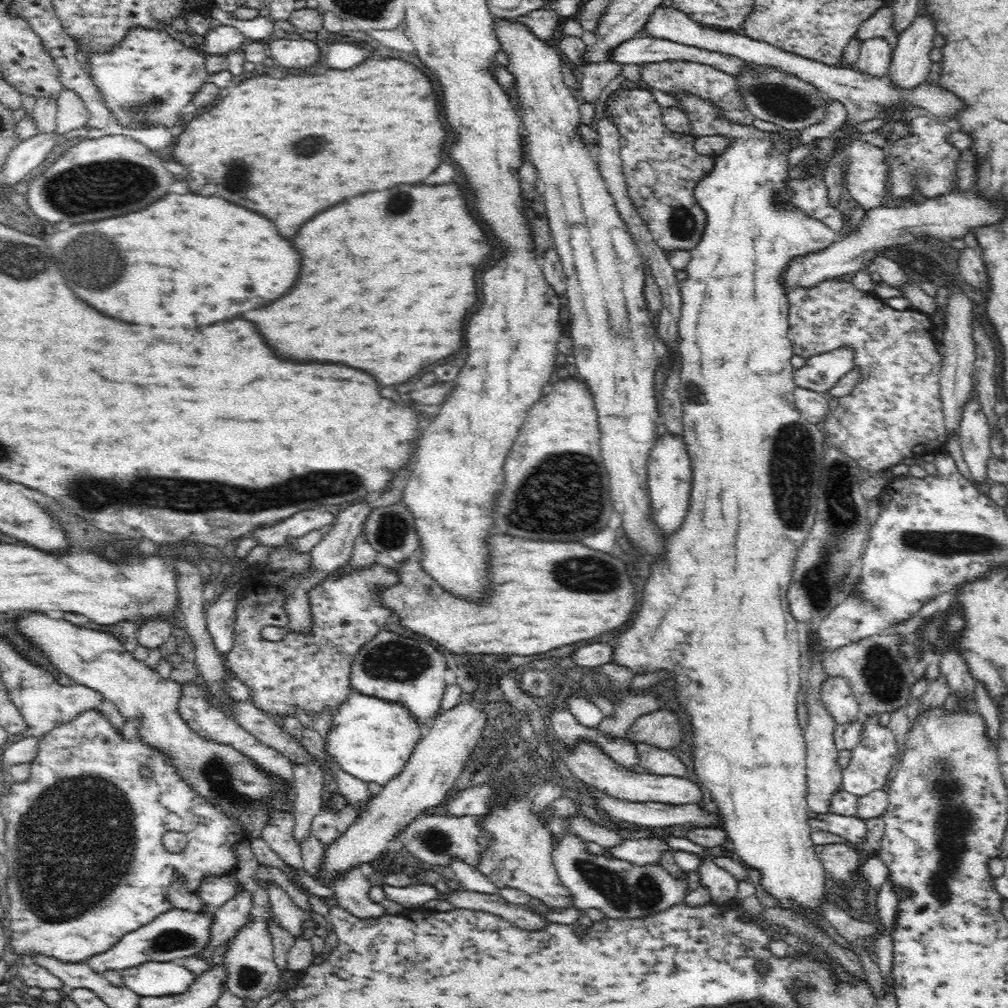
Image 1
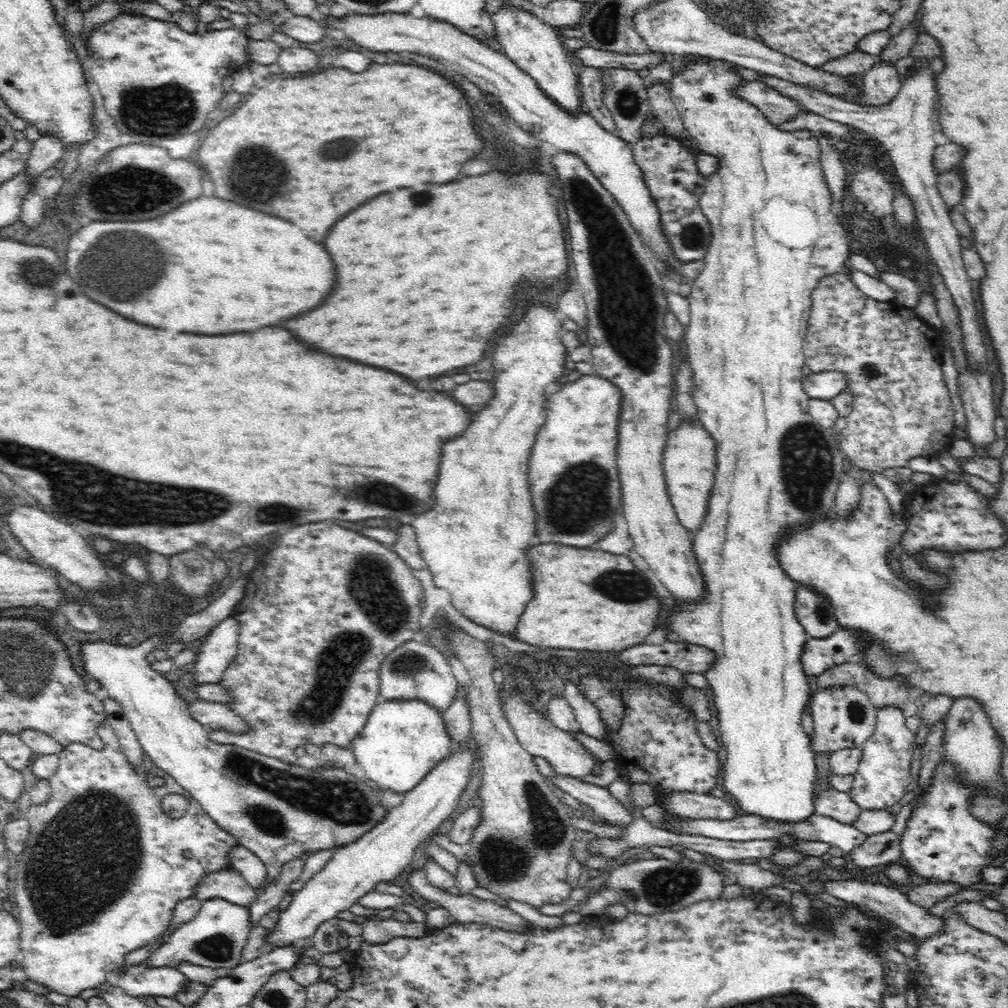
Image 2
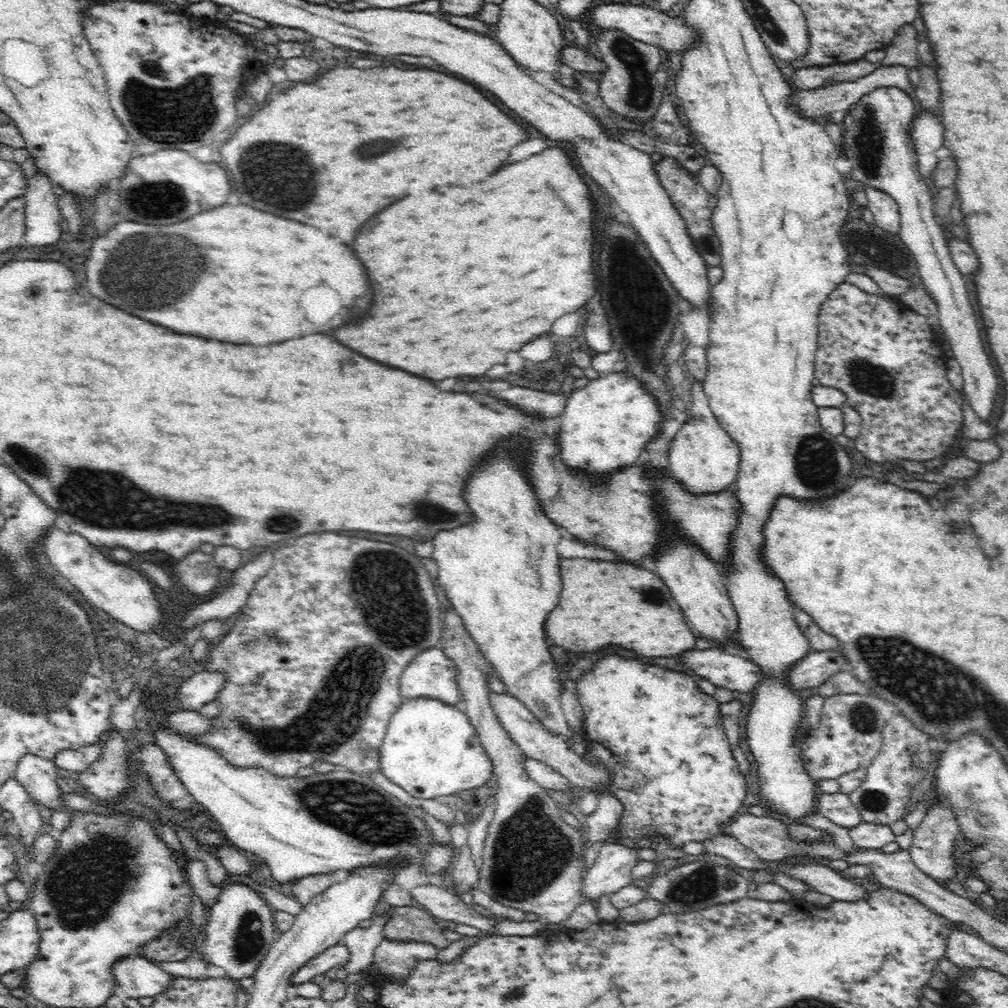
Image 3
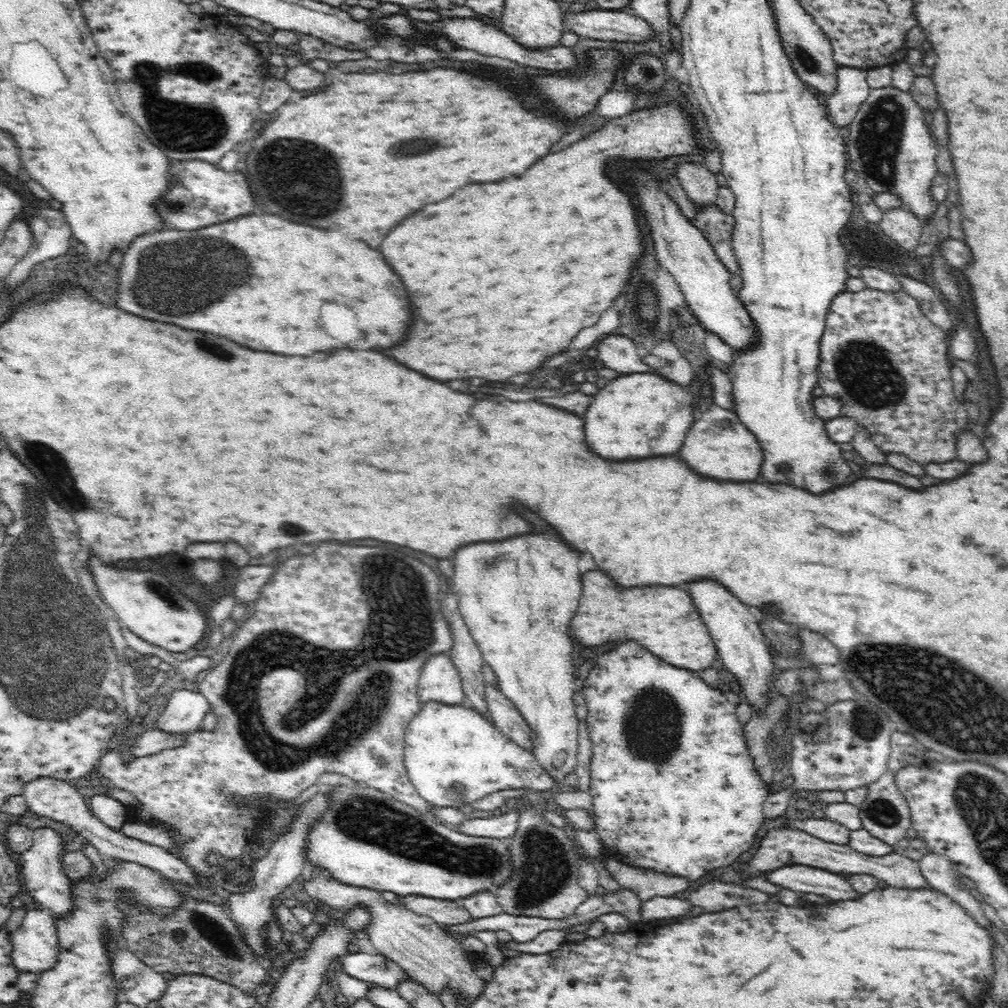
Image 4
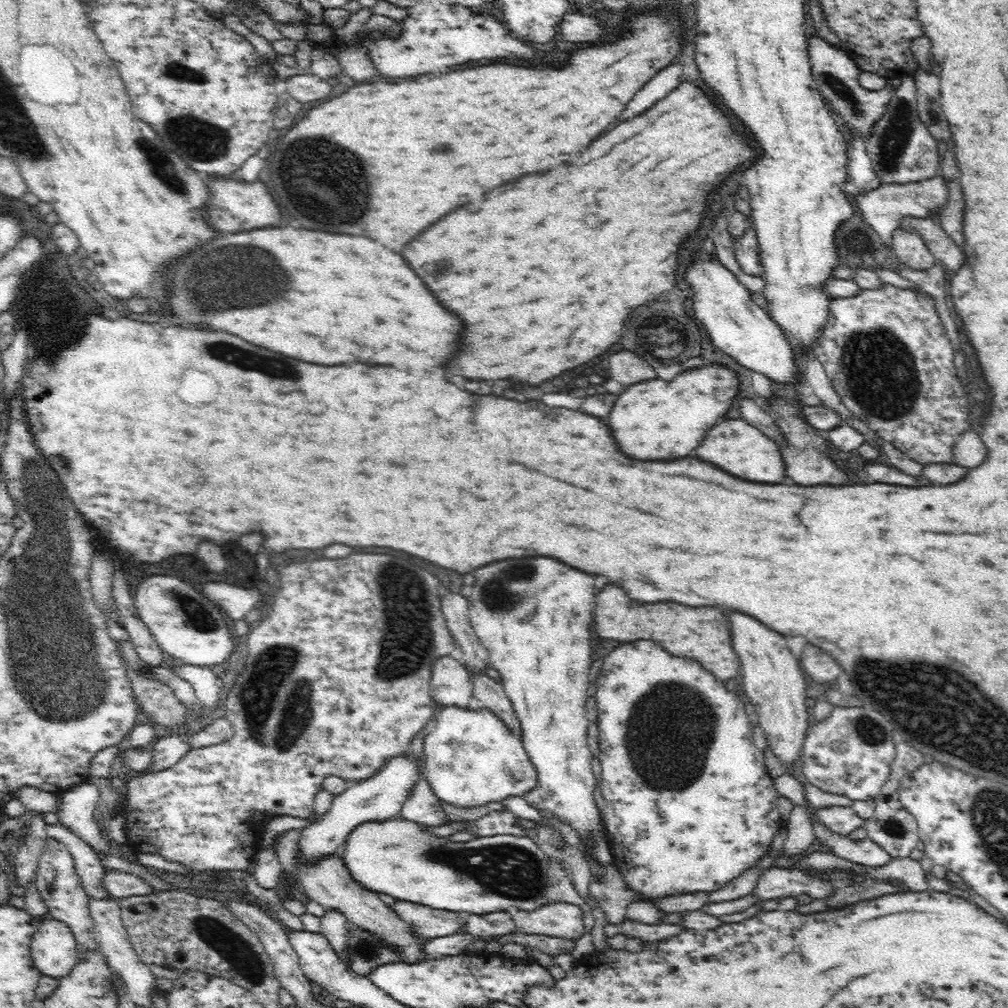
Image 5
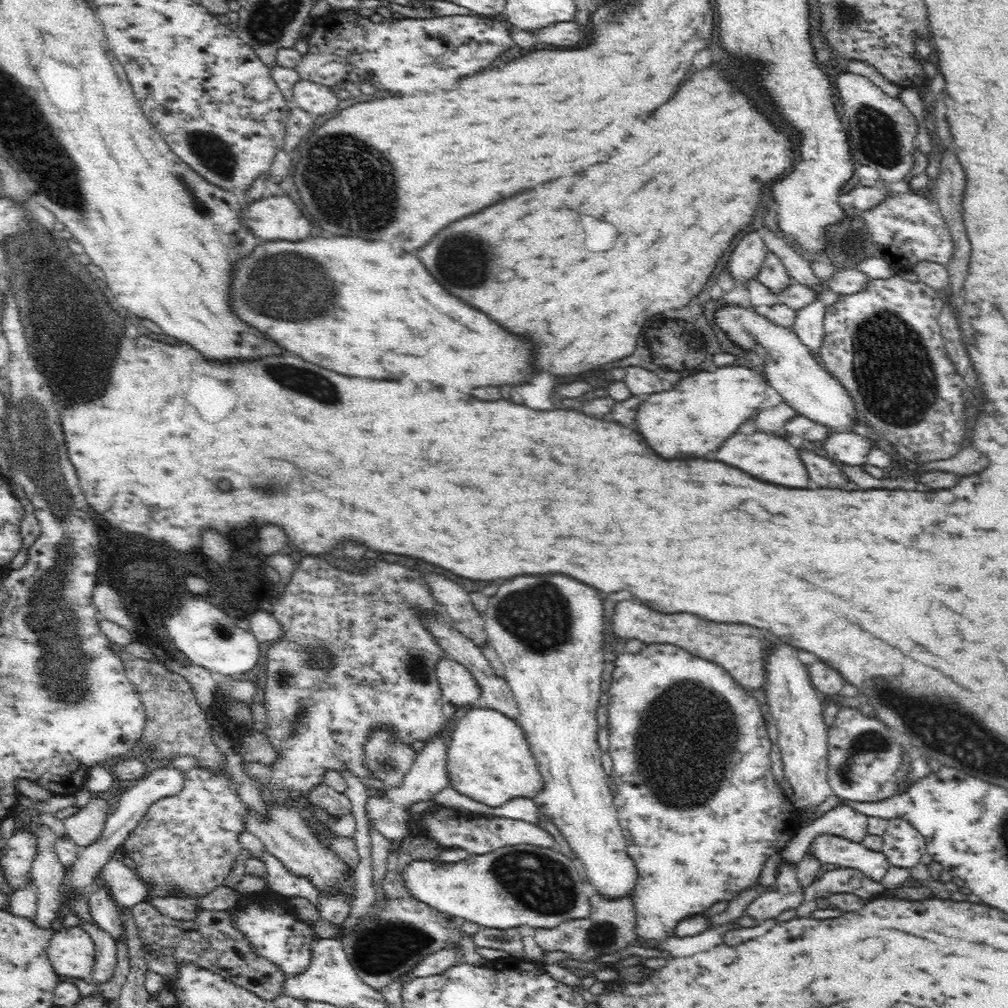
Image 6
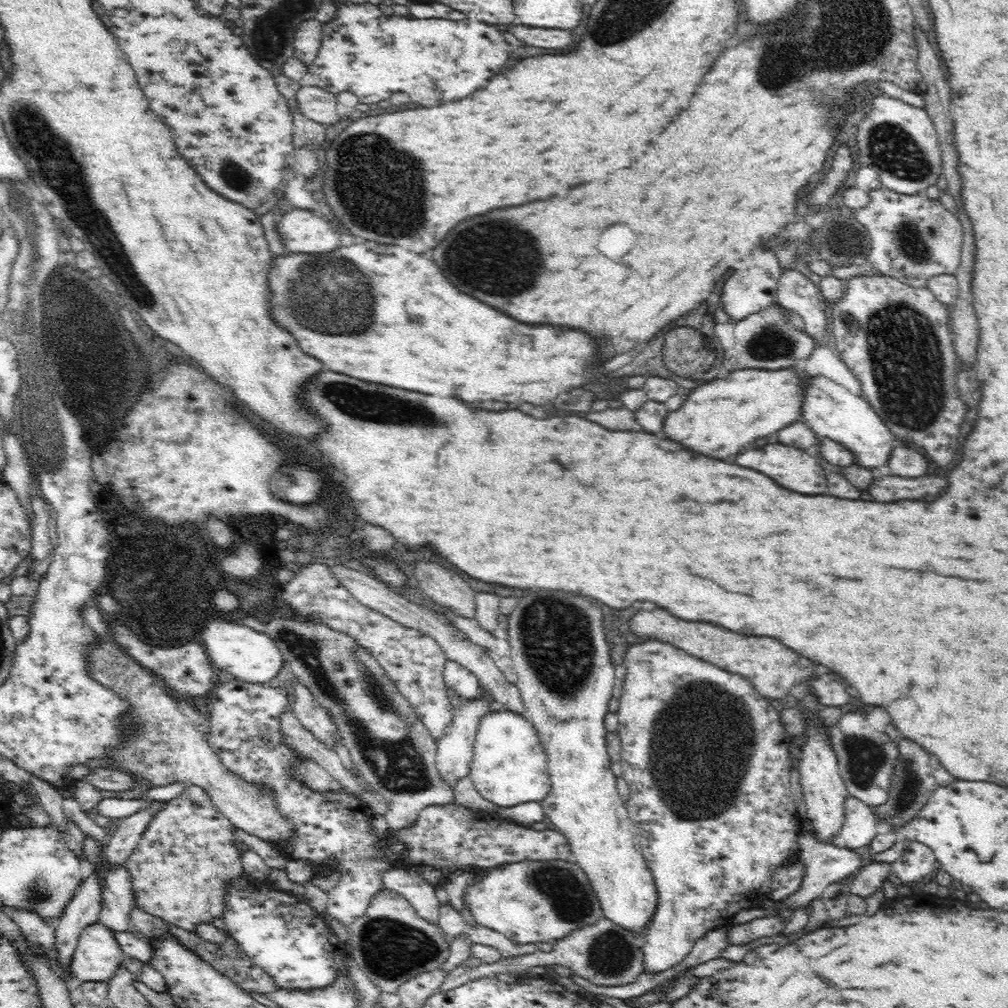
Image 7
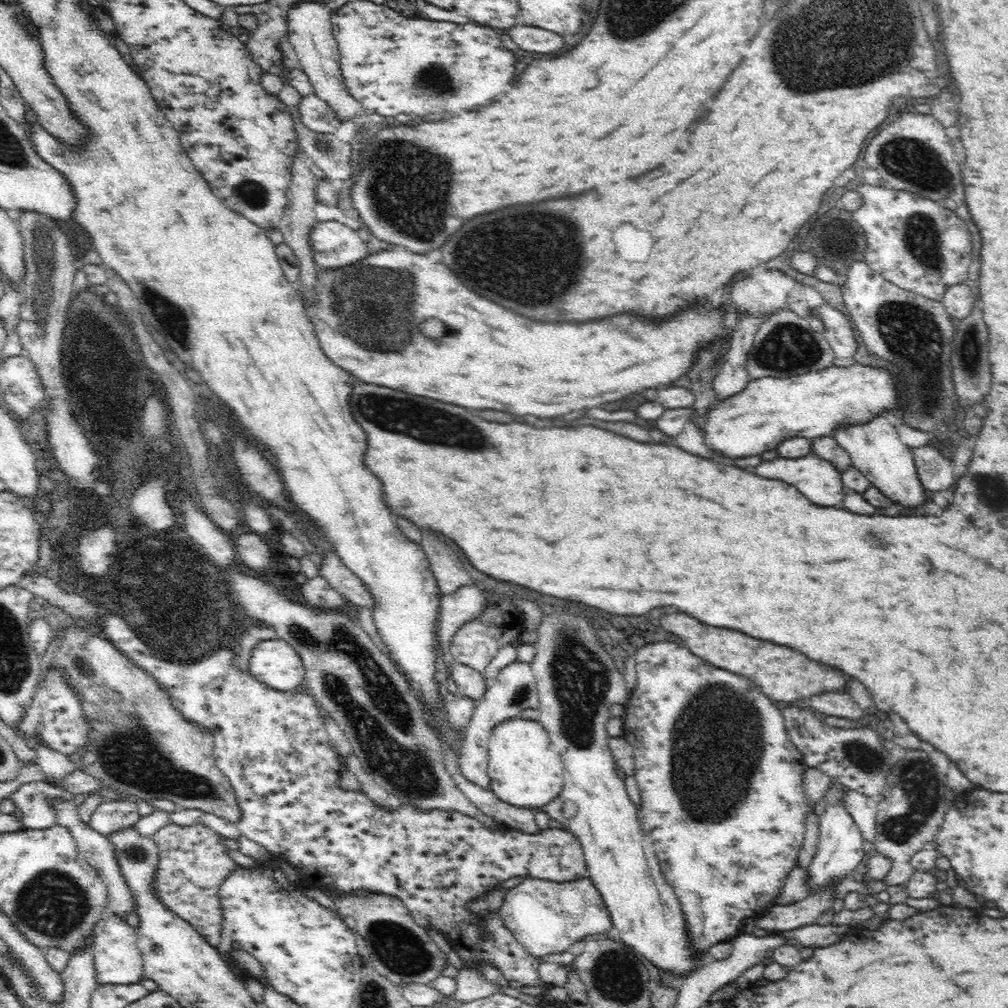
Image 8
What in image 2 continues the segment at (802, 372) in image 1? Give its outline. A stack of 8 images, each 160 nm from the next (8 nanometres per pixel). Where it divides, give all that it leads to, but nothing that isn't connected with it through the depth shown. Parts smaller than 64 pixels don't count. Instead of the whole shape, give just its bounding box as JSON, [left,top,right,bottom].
[803,372,847,401]

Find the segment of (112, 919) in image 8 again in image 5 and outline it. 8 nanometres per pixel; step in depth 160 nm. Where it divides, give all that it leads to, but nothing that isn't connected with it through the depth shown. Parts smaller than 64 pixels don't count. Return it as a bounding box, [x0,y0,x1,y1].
[29,919,82,977]

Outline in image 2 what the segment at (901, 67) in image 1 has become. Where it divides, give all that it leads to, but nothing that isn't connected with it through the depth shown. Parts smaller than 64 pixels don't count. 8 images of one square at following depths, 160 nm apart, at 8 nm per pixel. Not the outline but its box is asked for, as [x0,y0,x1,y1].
[761,60,988,369]

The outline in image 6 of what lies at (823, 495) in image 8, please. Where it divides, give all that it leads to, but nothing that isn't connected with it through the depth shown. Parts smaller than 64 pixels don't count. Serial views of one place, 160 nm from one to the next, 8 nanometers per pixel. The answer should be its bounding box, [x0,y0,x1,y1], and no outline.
[716,432,810,488]

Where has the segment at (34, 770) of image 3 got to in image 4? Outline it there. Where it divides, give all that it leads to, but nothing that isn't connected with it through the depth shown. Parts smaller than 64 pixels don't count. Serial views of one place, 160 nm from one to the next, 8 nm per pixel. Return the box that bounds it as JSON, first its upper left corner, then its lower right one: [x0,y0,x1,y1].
[22,777,202,889]

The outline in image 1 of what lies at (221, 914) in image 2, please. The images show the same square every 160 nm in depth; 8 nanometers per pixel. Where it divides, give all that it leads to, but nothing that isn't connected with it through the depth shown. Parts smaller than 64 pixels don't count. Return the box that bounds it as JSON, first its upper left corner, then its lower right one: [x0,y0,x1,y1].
[87,903,214,973]

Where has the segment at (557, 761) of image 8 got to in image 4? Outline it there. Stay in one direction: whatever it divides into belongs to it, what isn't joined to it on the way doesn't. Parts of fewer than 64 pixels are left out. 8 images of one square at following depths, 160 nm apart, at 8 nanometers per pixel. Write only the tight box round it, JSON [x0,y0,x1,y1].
[405,702,556,809]

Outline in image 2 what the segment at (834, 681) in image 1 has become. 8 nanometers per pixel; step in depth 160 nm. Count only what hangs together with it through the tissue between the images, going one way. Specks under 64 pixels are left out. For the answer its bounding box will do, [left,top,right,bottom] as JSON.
[807,686,877,758]

